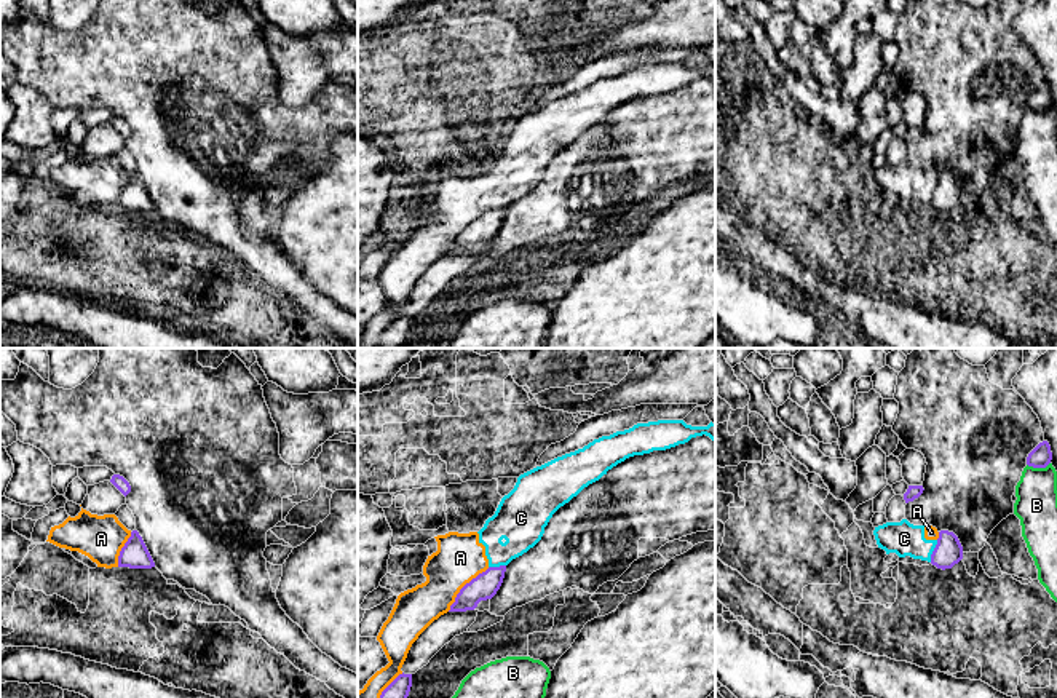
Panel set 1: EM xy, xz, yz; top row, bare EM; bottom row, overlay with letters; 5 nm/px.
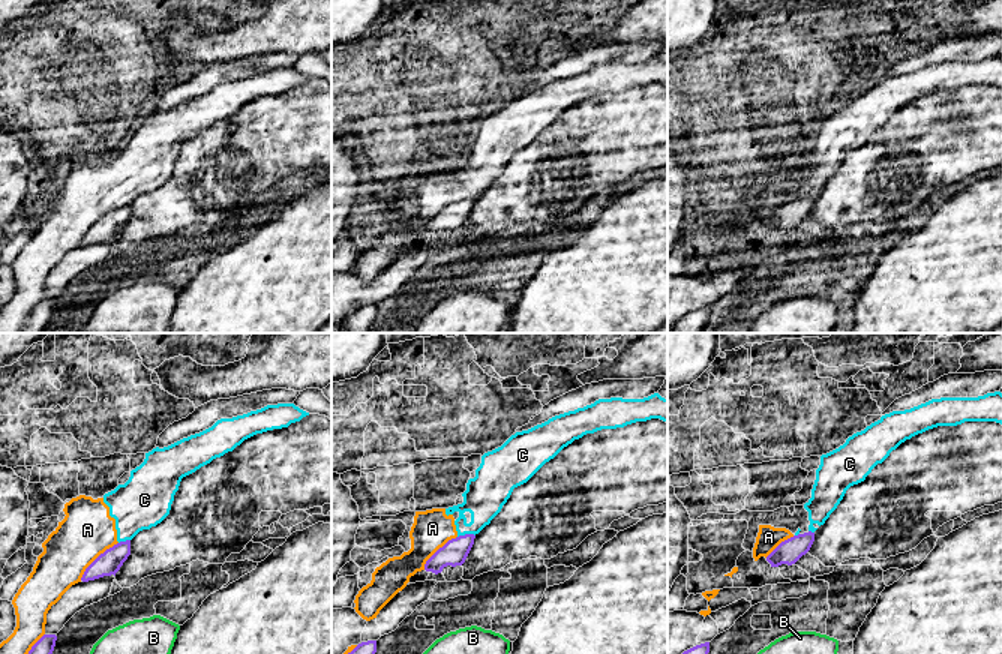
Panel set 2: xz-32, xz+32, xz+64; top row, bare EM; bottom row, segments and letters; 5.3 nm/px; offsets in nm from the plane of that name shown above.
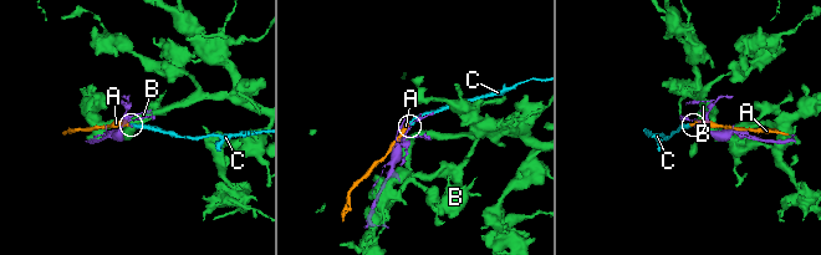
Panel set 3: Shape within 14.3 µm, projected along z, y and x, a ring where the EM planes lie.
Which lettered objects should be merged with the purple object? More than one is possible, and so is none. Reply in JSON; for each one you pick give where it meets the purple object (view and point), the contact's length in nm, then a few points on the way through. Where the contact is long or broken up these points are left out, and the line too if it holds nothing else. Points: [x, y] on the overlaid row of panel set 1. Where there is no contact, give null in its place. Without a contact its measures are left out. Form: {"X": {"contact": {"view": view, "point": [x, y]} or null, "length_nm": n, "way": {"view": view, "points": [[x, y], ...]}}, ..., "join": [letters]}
{"join": []}

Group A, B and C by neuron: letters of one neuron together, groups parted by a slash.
A C / B

